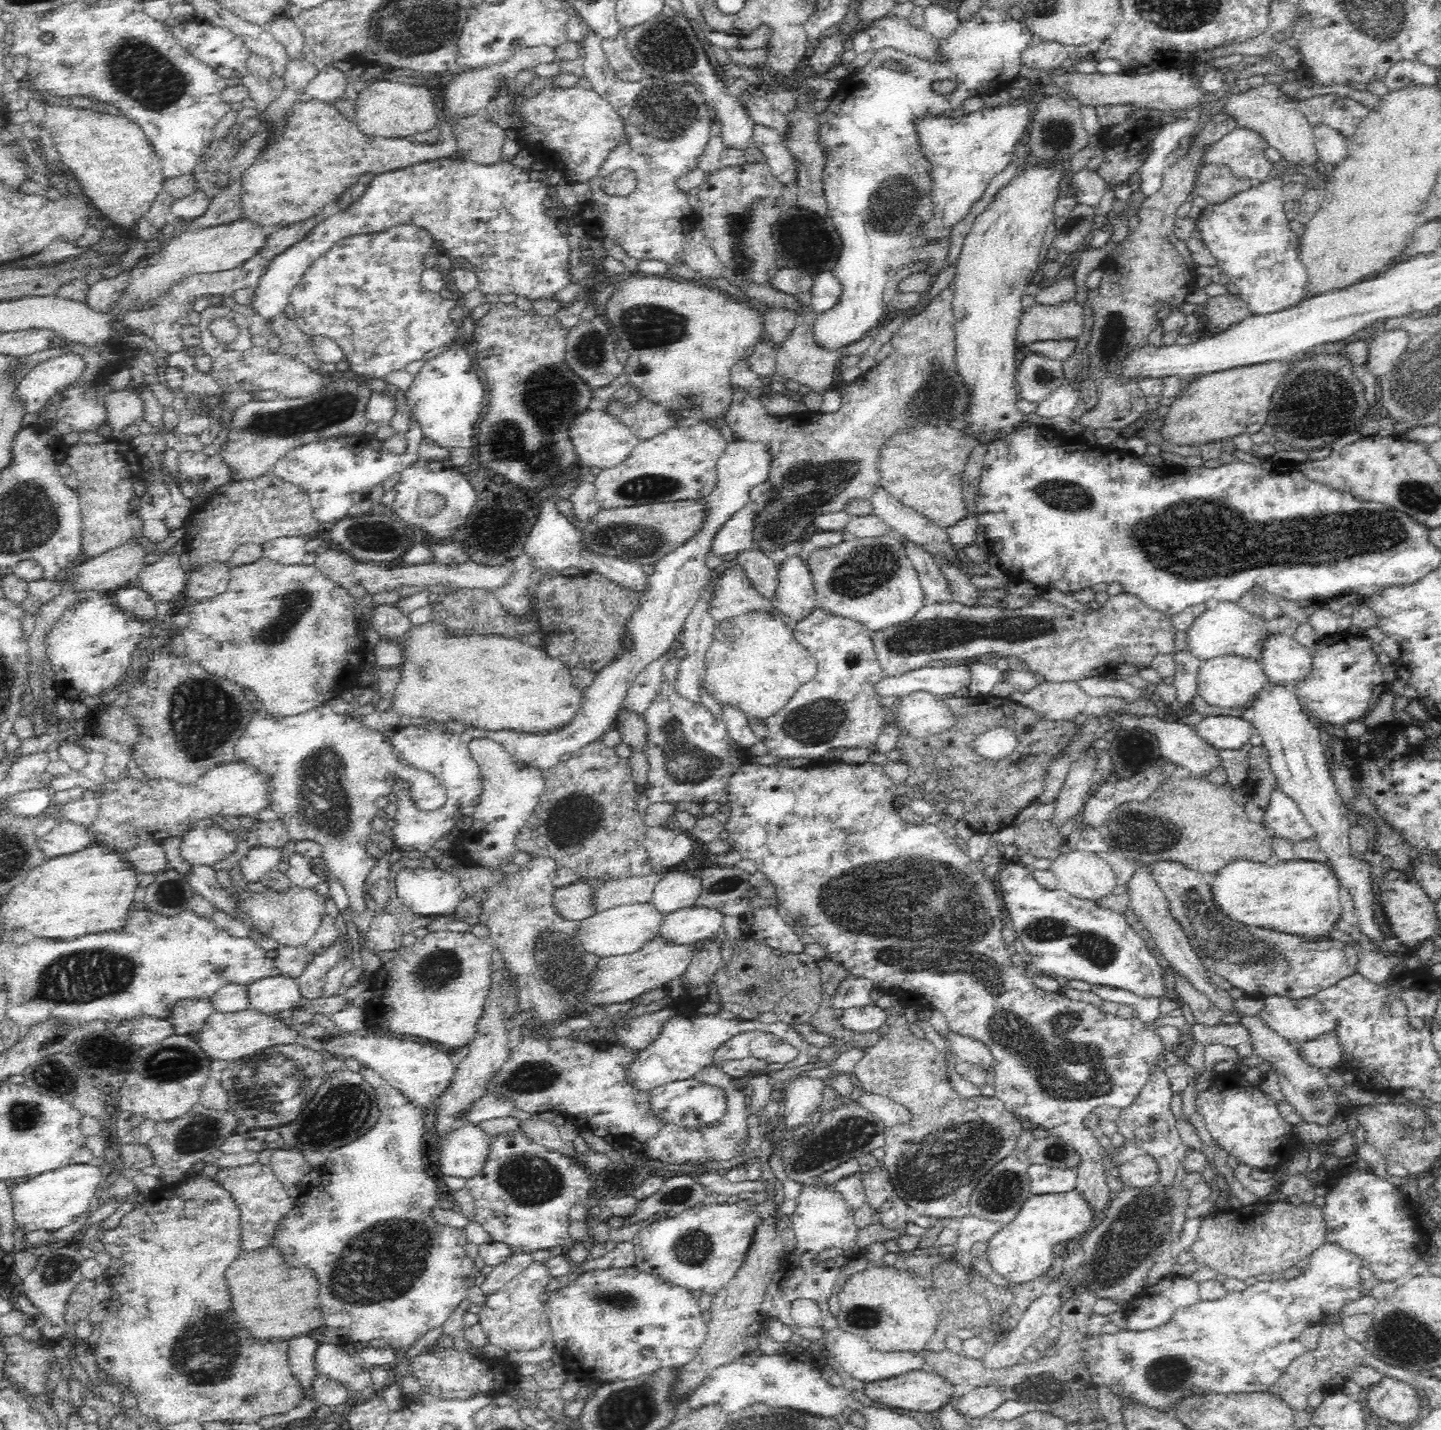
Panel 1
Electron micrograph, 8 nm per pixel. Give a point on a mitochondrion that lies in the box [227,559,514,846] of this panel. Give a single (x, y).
(320, 775)

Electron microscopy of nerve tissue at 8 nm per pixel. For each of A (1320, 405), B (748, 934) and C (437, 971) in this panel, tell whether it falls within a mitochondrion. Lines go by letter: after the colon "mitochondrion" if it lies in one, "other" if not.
A: mitochondrion
B: other
C: mitochondrion

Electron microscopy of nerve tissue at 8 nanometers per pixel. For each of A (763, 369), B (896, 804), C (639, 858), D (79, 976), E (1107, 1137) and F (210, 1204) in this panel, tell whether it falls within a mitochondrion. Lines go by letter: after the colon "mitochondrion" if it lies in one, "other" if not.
A: other
B: other
C: other
D: mitochondrion
E: other
F: other

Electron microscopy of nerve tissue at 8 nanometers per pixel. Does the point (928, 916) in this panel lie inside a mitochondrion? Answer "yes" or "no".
yes

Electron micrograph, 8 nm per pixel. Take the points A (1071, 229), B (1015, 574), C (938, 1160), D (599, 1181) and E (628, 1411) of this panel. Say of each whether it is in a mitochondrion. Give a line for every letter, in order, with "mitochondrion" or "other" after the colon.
A: mitochondrion
B: other
C: mitochondrion
D: other
E: mitochondrion

